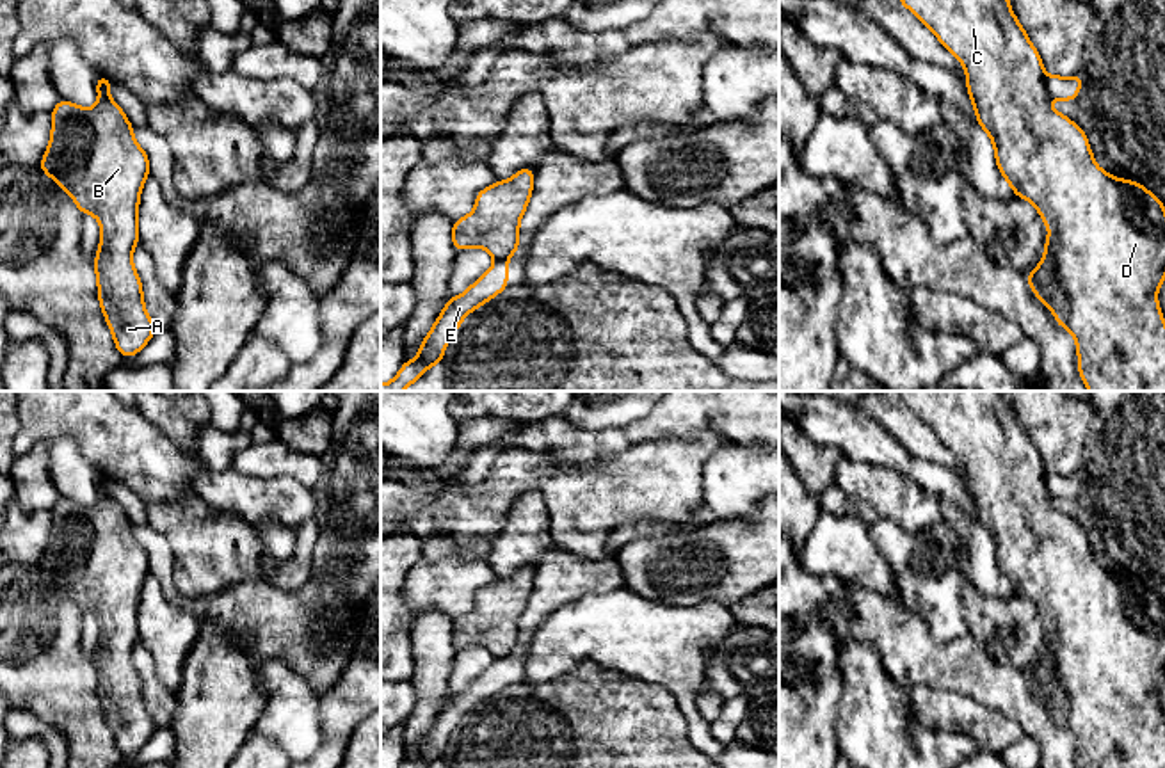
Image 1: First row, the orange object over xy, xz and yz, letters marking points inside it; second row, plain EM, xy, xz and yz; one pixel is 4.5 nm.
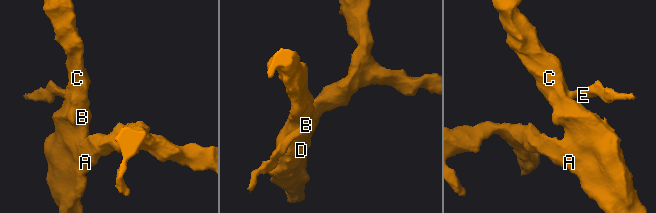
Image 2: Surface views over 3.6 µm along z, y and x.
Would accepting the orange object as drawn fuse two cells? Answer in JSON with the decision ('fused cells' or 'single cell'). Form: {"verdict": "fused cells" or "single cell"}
{"verdict": "fused cells"}

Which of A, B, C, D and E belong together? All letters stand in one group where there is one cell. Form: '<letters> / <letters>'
A B C D / E

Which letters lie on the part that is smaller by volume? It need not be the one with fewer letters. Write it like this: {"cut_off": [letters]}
{"cut_off": ["E"]}

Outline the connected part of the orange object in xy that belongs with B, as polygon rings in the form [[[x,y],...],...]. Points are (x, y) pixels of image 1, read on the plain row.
[[[98,489],[98,503],[82,507],[68,498],[60,498],[52,508],[52,533],[48,548],[39,562],[59,585],[68,590],[76,606],[92,612],[101,624],[98,654],[92,660],[98,679],[100,704],[112,729],[116,747],[123,756],[133,756],[155,732],[157,725],[144,706],[142,681],[133,667],[132,651],[139,640],[139,596],[144,578],[149,574],[149,556],[135,540],[133,524],[121,505],[110,498],[108,491]]]

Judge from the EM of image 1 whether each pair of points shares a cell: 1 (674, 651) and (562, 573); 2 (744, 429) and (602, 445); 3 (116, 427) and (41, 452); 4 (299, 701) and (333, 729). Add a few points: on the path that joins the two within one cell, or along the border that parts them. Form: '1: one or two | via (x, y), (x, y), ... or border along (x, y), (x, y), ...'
1: two | border along (625, 585), (614, 591), (586, 592), (554, 612)
2: one | via (708, 415), (676, 415), (637, 432)
3: two | border along (48, 443), (36, 443), (18, 457)
4: two | border along (321, 699), (321, 745), (317, 749)

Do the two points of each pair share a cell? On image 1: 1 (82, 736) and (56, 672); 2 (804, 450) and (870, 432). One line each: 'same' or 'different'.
1: same
2: different

